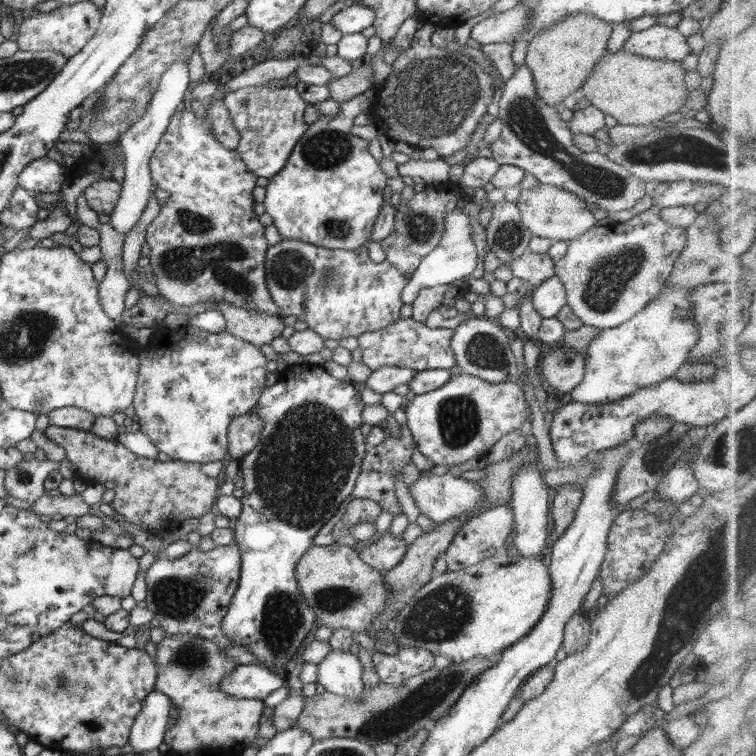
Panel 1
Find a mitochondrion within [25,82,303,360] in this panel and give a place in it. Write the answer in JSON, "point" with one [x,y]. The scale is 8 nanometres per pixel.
{"point":[226,261]}

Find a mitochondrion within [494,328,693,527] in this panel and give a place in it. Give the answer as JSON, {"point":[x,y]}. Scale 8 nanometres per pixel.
{"point":[657,454]}

